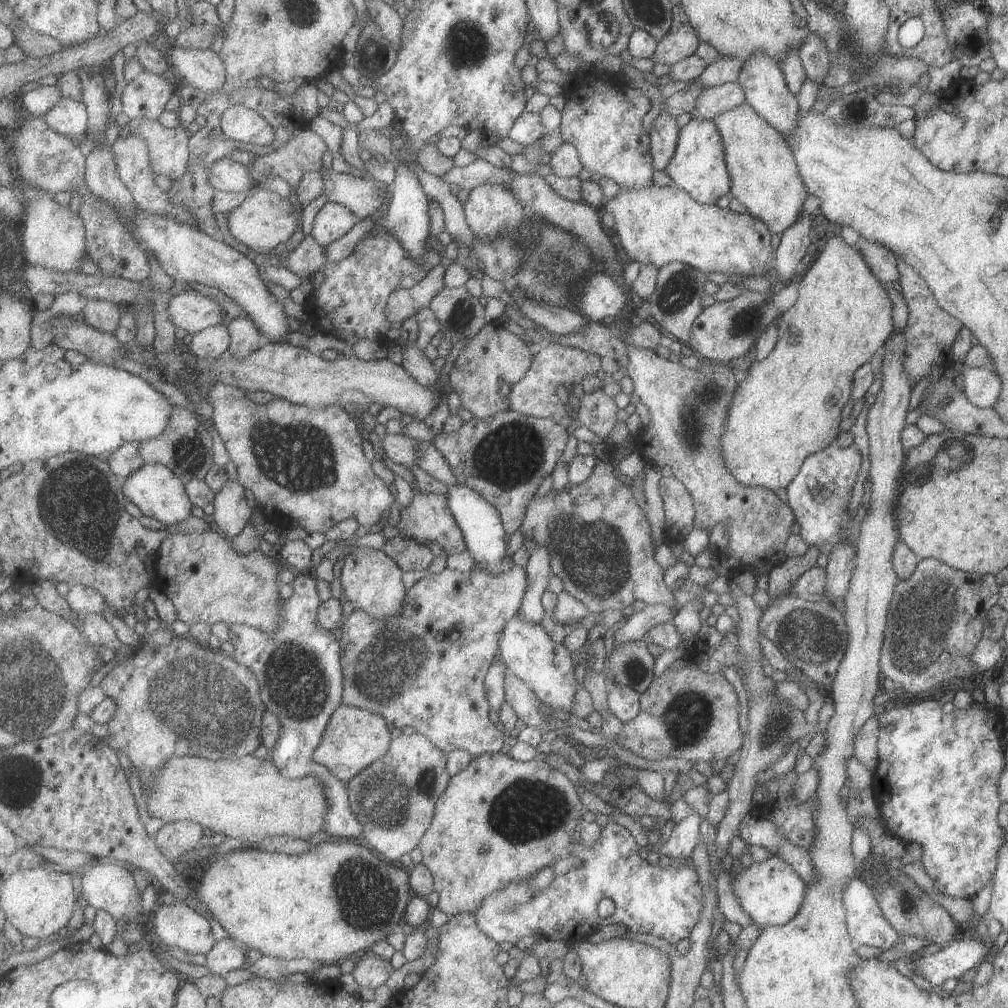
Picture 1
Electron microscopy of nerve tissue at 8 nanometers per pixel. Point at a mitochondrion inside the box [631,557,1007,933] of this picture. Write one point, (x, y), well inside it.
(925, 624)

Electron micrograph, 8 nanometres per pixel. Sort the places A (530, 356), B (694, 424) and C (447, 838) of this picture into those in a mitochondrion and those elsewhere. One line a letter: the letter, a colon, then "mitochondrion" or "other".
A: other
B: mitochondrion
C: other

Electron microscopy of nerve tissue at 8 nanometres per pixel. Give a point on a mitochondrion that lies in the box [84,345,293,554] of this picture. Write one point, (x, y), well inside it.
(186, 453)

